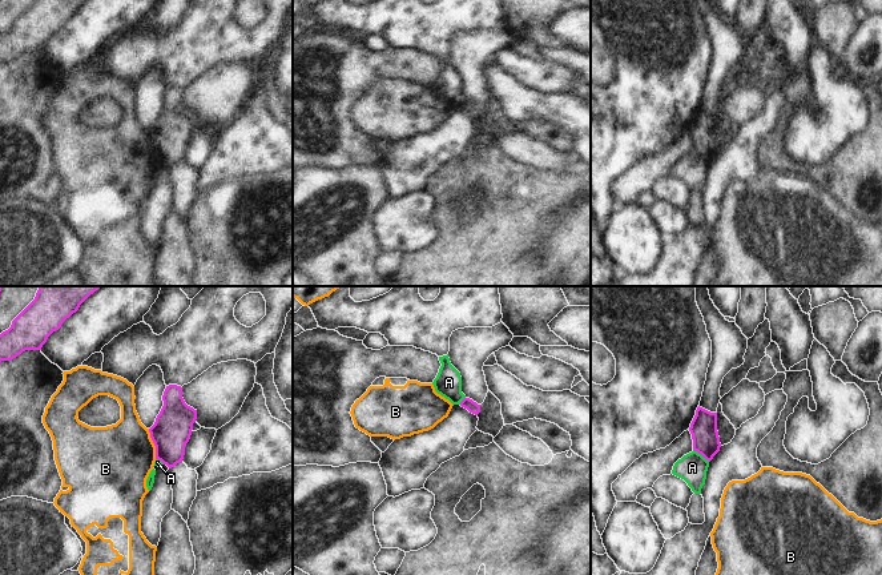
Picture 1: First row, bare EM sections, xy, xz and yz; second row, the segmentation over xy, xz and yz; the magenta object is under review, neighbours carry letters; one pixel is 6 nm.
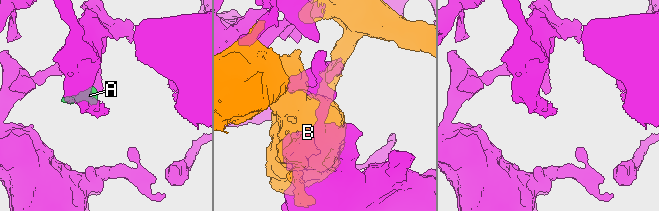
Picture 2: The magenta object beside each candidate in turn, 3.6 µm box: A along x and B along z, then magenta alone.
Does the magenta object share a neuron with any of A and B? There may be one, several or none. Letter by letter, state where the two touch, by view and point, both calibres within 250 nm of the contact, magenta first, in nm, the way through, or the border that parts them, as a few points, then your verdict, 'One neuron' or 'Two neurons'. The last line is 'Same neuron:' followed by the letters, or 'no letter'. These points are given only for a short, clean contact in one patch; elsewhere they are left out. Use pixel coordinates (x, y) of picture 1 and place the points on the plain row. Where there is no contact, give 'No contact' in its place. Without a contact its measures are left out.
A: Touches magenta at yz (701, 156). Thickness 160 nm (magenta) against 180 nm. Boundary: yz (693, 151), (709, 163). Two neurons
B: Touches magenta at xy (153, 144). Thickness 240 nm (magenta) against 420 nm. Two neurons
Same neuron: no letter.

